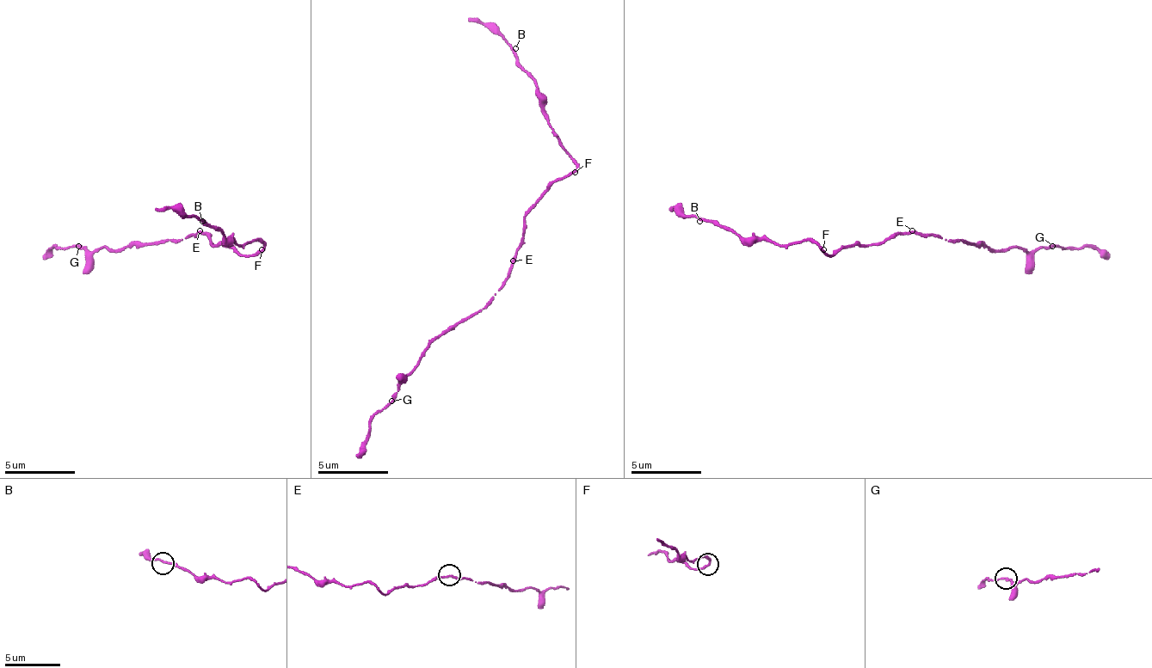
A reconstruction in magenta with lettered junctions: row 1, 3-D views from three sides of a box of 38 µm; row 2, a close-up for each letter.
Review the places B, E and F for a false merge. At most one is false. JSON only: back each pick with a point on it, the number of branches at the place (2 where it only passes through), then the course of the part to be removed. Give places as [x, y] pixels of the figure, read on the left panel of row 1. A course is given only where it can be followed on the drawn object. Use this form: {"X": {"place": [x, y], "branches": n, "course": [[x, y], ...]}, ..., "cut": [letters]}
{"cut": []}

